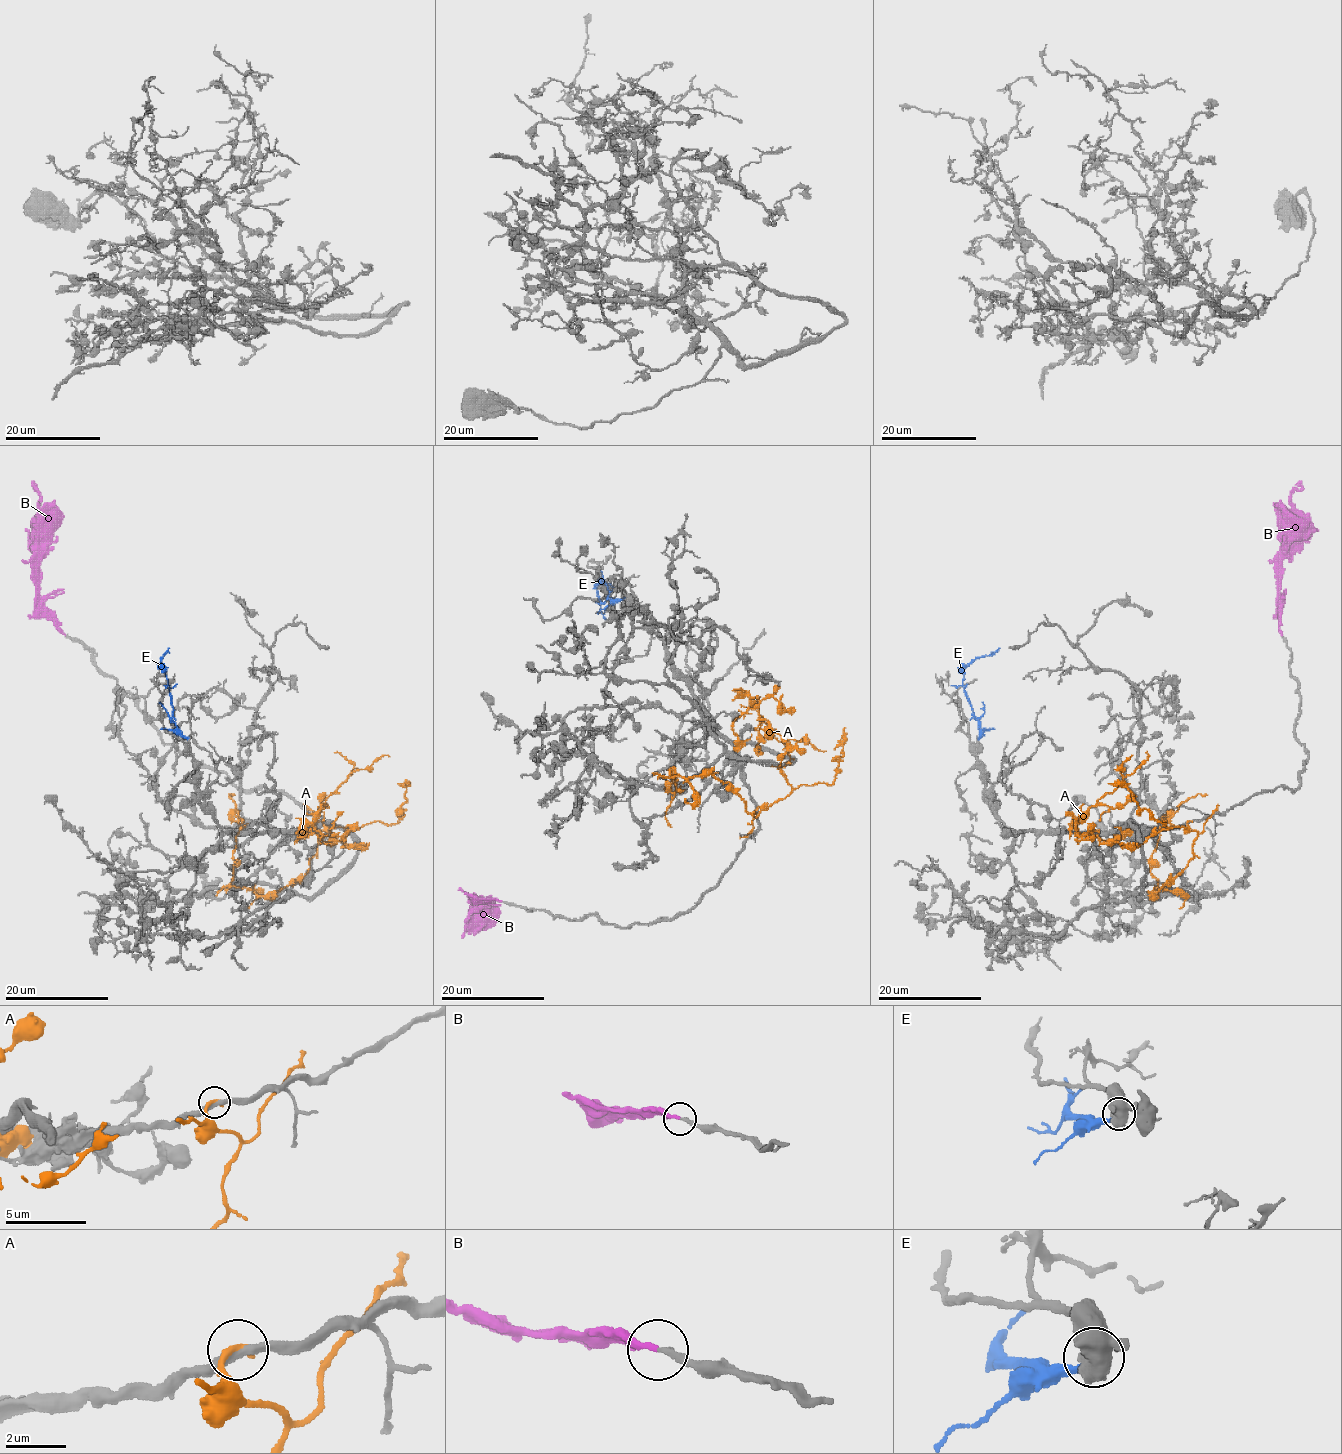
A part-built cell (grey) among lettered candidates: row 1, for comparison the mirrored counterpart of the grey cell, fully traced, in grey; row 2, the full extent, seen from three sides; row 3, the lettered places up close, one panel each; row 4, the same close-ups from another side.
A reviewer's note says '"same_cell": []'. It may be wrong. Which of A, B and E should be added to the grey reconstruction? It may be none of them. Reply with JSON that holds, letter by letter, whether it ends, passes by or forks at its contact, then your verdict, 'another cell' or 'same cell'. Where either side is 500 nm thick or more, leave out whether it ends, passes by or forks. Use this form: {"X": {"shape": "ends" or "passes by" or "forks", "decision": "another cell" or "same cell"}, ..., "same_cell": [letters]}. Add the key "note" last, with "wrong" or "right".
{"A": {"shape": "ends", "decision": "another cell"}, "B": {"shape": "ends", "decision": "same cell"}, "E": {"shape": "ends", "decision": "another cell"}, "same_cell": ["B"], "note": "wrong"}

